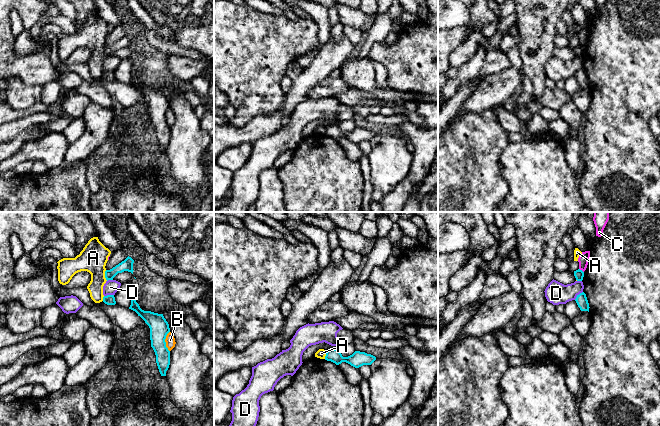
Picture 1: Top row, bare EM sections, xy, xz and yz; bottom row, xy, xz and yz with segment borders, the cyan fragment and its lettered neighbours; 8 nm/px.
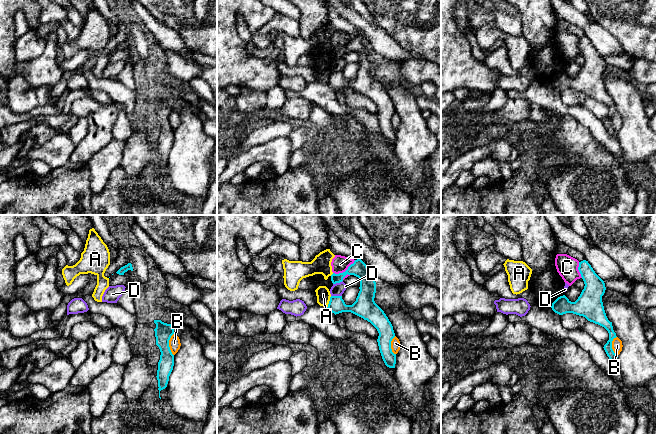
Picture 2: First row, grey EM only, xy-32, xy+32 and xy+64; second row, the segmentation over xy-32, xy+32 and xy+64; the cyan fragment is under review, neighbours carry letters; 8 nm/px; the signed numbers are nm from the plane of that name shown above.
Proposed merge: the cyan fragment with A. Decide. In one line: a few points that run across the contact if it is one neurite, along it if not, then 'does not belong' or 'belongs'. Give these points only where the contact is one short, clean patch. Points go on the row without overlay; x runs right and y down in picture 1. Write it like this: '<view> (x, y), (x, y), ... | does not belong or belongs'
xy (105, 46), (105, 54), (107, 56) | does not belong

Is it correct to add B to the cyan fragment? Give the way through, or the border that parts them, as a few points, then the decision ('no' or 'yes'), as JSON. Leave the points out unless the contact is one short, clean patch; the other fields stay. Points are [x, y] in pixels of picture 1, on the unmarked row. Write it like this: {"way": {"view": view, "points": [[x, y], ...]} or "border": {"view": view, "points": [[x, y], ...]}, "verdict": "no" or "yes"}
{"border": {"view": "xy", "points": [[169, 107], [165, 115], [165, 122], [169, 127]]}, "verdict": "no"}

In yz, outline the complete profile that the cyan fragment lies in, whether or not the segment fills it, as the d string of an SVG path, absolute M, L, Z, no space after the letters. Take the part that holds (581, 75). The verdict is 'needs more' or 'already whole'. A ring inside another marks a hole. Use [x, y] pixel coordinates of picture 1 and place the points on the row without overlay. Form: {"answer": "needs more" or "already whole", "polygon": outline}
{"answer": "already whole", "polygon": "M584 68L577 71L575 77L581 87L588 87L589 88L590 83L589 83L589 79L588 79L587 73L586 73L586 70Z"}

